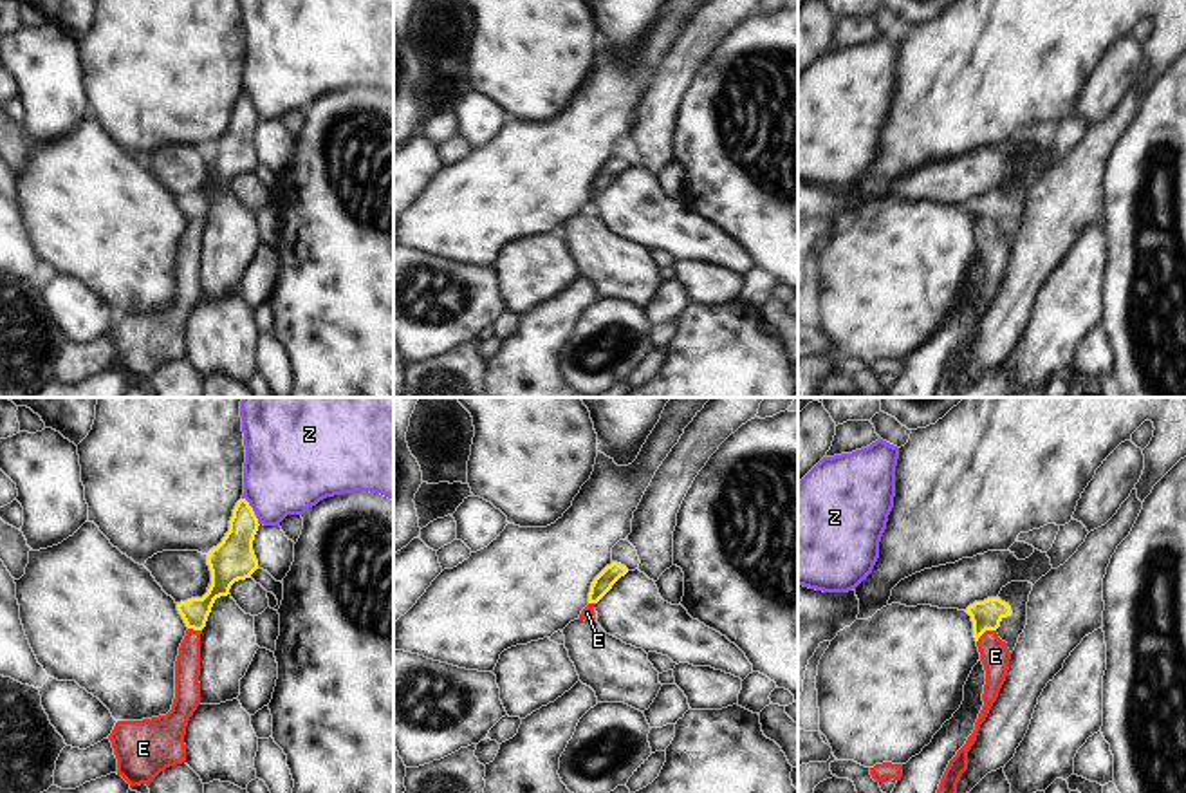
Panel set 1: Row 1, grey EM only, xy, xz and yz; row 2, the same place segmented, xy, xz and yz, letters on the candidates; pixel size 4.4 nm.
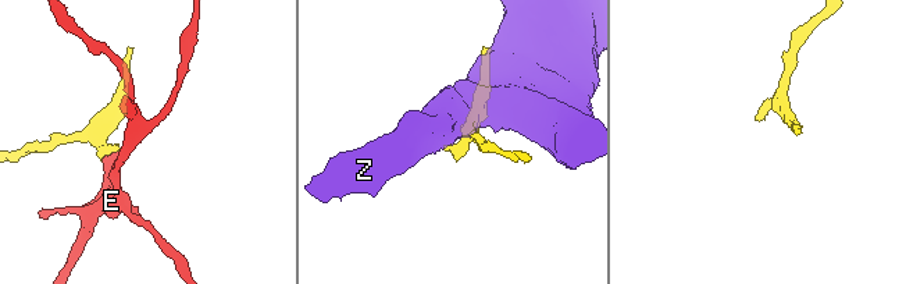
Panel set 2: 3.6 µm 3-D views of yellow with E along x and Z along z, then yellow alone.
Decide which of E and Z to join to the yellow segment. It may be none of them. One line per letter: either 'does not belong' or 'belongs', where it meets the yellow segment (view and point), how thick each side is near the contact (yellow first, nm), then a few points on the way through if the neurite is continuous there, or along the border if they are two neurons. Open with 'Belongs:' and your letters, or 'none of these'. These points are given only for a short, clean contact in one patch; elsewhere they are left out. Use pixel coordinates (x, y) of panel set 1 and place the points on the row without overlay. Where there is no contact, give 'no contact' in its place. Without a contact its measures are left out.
Belongs: E
E: belongs | yz (984, 226) | 130/130 nm | across yz (986, 210), (984, 226), (995, 251)
Z: does not belong | xy (253, 107) | 190/400 nm

